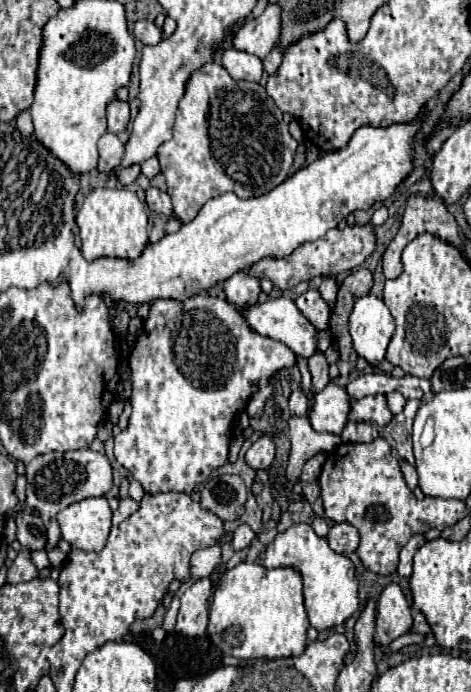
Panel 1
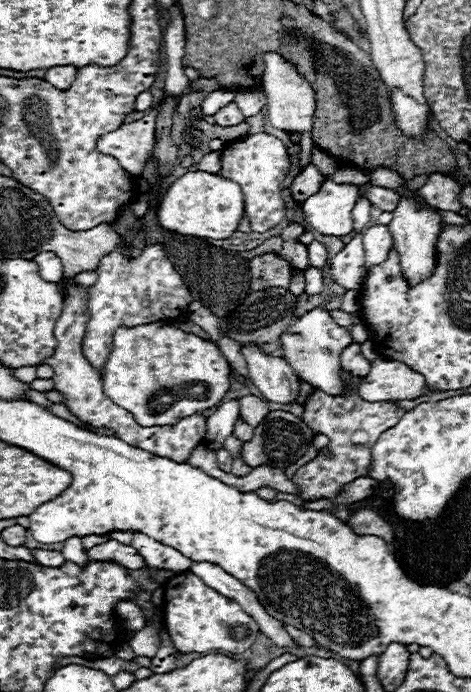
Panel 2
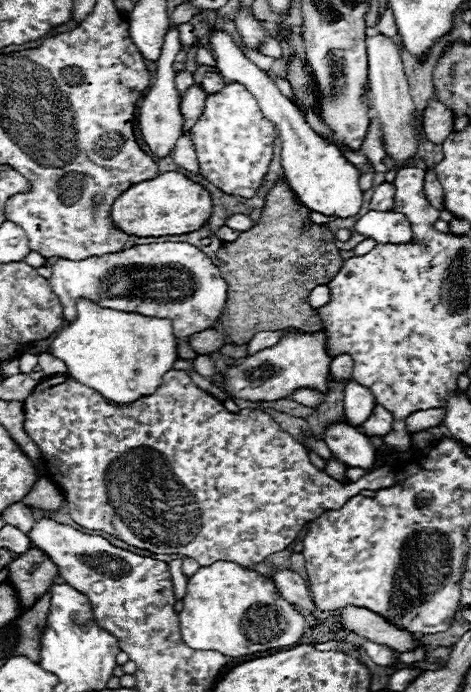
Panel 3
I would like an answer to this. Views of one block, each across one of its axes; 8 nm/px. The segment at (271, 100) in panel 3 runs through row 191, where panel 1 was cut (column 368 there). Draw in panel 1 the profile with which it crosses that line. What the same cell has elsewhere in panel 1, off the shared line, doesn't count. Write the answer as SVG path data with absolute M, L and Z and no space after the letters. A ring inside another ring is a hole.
M366 294L356 300L348 328L358 356L370 364L384 360L386 346L394 334L394 318L378 296Z

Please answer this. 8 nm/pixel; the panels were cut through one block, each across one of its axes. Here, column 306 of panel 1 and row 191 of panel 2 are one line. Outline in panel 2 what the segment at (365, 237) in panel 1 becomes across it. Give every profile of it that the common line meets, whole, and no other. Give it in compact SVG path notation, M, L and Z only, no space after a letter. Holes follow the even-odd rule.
M266 132L248 134L224 146L220 176L240 184L242 194L244 194L244 212L250 218L254 232L266 232L284 218L284 202L280 198L282 194L280 186L288 170L290 170L288 150L284 142L272 134L266 134Z

